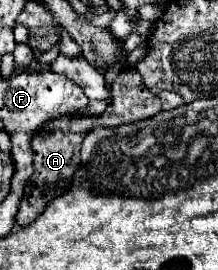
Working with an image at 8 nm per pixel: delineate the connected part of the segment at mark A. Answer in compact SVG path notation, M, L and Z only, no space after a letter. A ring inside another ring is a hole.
M64 115L56 117L48 123L44 123L38 133L32 137L30 147L34 151L34 173L24 185L24 197L20 199L20 207L16 213L16 225L28 225L32 223L40 213L44 213L46 205L60 197L60 193L66 193L72 183L72 175L80 167L80 145L84 141L84 135L98 127L98 117L80 117L80 115ZM48 129L48 141L40 141L40 133Z

